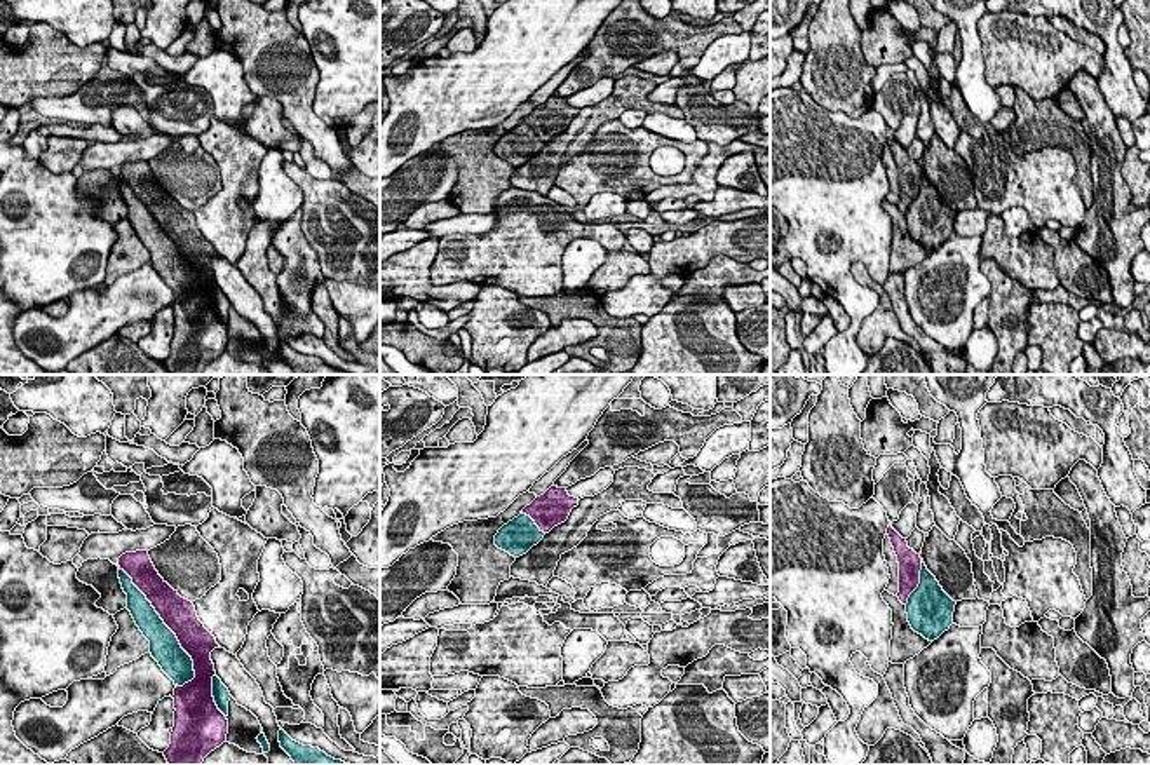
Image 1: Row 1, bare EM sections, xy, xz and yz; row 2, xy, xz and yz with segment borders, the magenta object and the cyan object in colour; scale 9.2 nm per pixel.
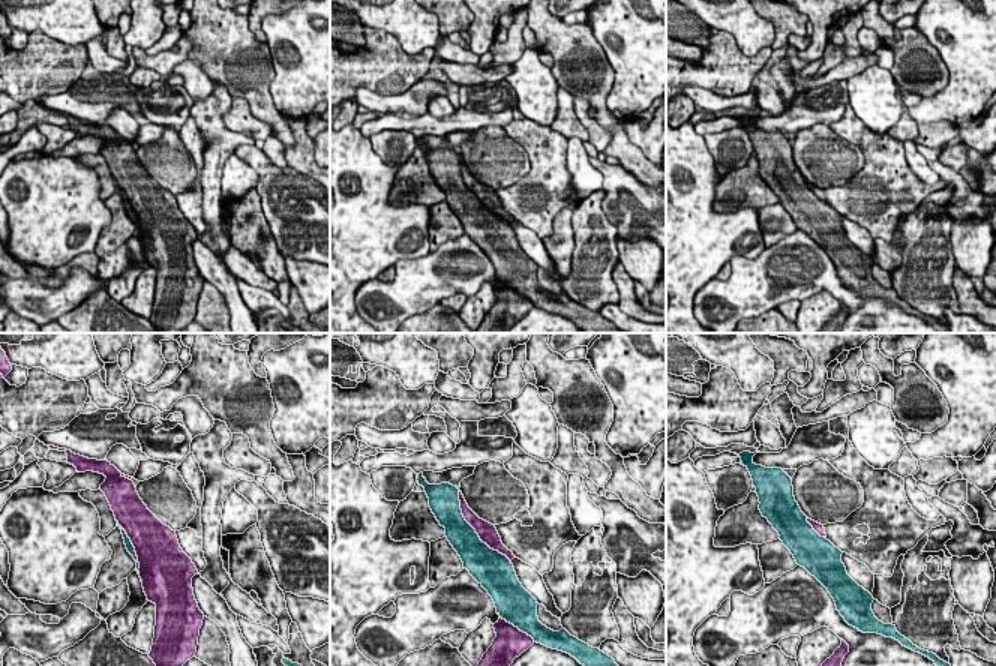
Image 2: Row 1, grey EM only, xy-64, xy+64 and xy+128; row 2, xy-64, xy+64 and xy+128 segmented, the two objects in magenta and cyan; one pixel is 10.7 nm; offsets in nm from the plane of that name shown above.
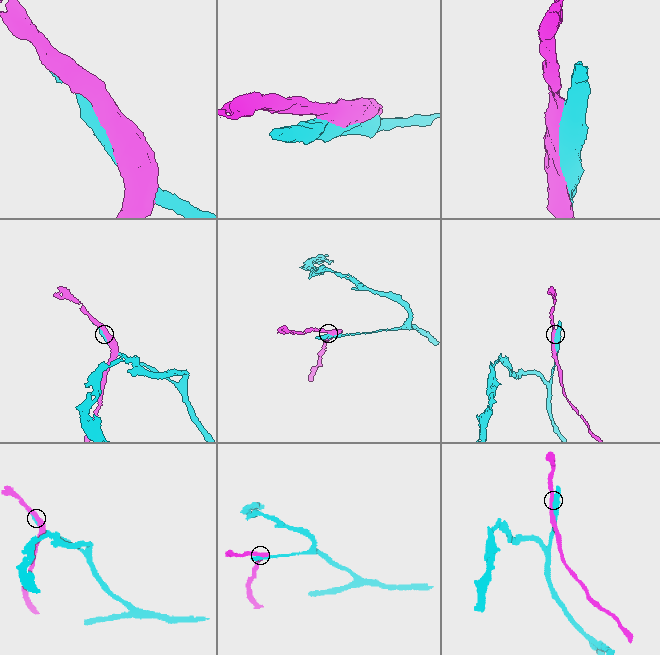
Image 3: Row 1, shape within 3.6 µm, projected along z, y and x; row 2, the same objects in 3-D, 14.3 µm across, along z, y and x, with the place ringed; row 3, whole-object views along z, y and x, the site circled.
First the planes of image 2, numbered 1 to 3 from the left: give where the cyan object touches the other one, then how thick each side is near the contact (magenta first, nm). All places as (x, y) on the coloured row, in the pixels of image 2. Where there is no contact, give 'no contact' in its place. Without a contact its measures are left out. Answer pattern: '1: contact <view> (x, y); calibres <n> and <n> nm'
1: contact xy-64 (134, 546); calibres 460 and 90 nm
2: contact xy+64 (476, 531); calibres 200 and 320 nm
3: contact xy+128 (815, 530); calibres 100 and 380 nm

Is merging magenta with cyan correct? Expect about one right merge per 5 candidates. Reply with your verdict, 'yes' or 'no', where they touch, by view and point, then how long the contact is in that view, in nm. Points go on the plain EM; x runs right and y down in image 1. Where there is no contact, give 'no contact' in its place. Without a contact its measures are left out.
no | xy (168, 236) | 1300 nm

